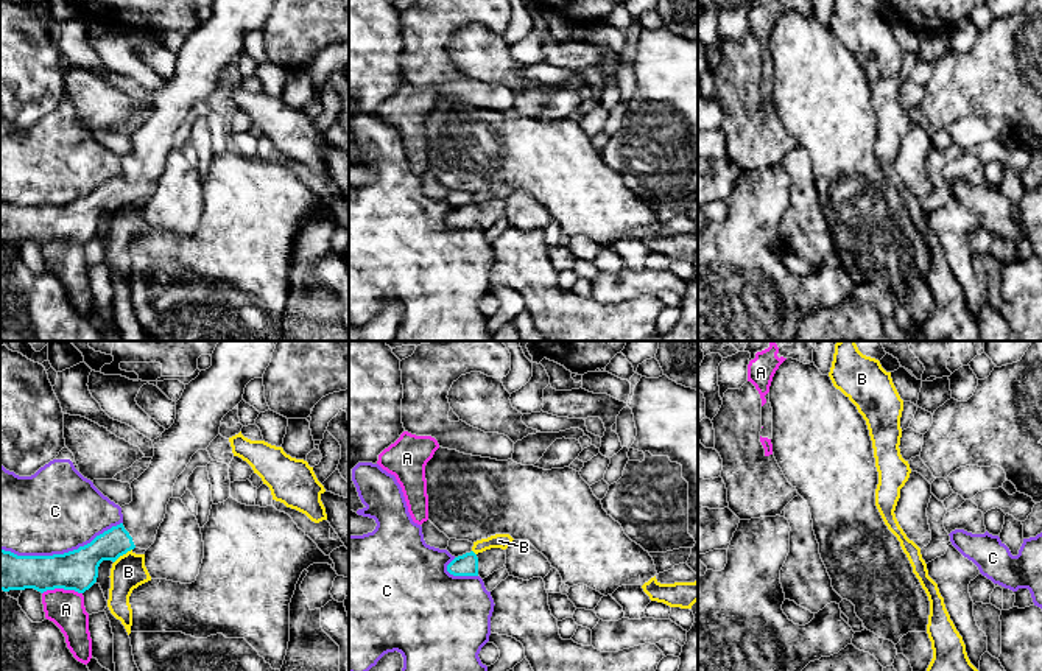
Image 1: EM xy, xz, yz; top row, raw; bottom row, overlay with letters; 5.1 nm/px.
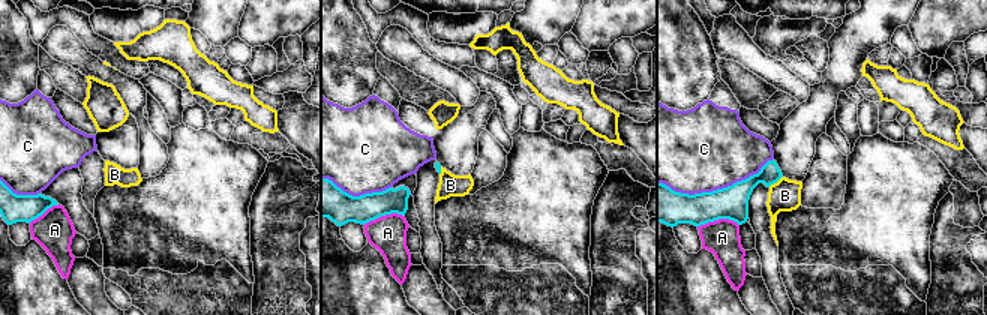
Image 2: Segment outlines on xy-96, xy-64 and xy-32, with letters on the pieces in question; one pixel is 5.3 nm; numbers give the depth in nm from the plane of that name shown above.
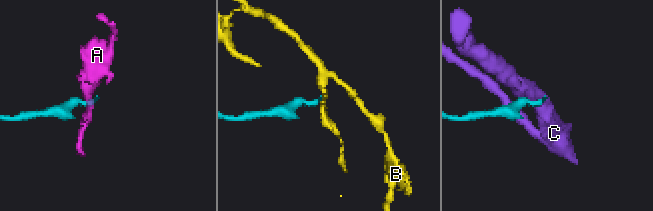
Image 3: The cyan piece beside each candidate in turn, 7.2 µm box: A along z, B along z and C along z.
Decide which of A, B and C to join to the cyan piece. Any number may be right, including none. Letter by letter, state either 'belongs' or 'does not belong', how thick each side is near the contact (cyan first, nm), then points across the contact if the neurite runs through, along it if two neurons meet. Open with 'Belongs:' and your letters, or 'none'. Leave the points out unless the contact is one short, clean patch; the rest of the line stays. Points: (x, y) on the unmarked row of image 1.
Belongs: none
A: does not belong; 220 nm thick on the cyan side, 190 nm on the other; border along xy (81, 243), (47, 240), (42, 245)
B: does not belong; 220 nm thick on the cyan side, 180 nm on the other; border along xy (131, 200), (114, 214)
C: does not belong; 220 nm thick on the cyan side, 440 nm on the other

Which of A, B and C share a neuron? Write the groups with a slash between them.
A / B / C

